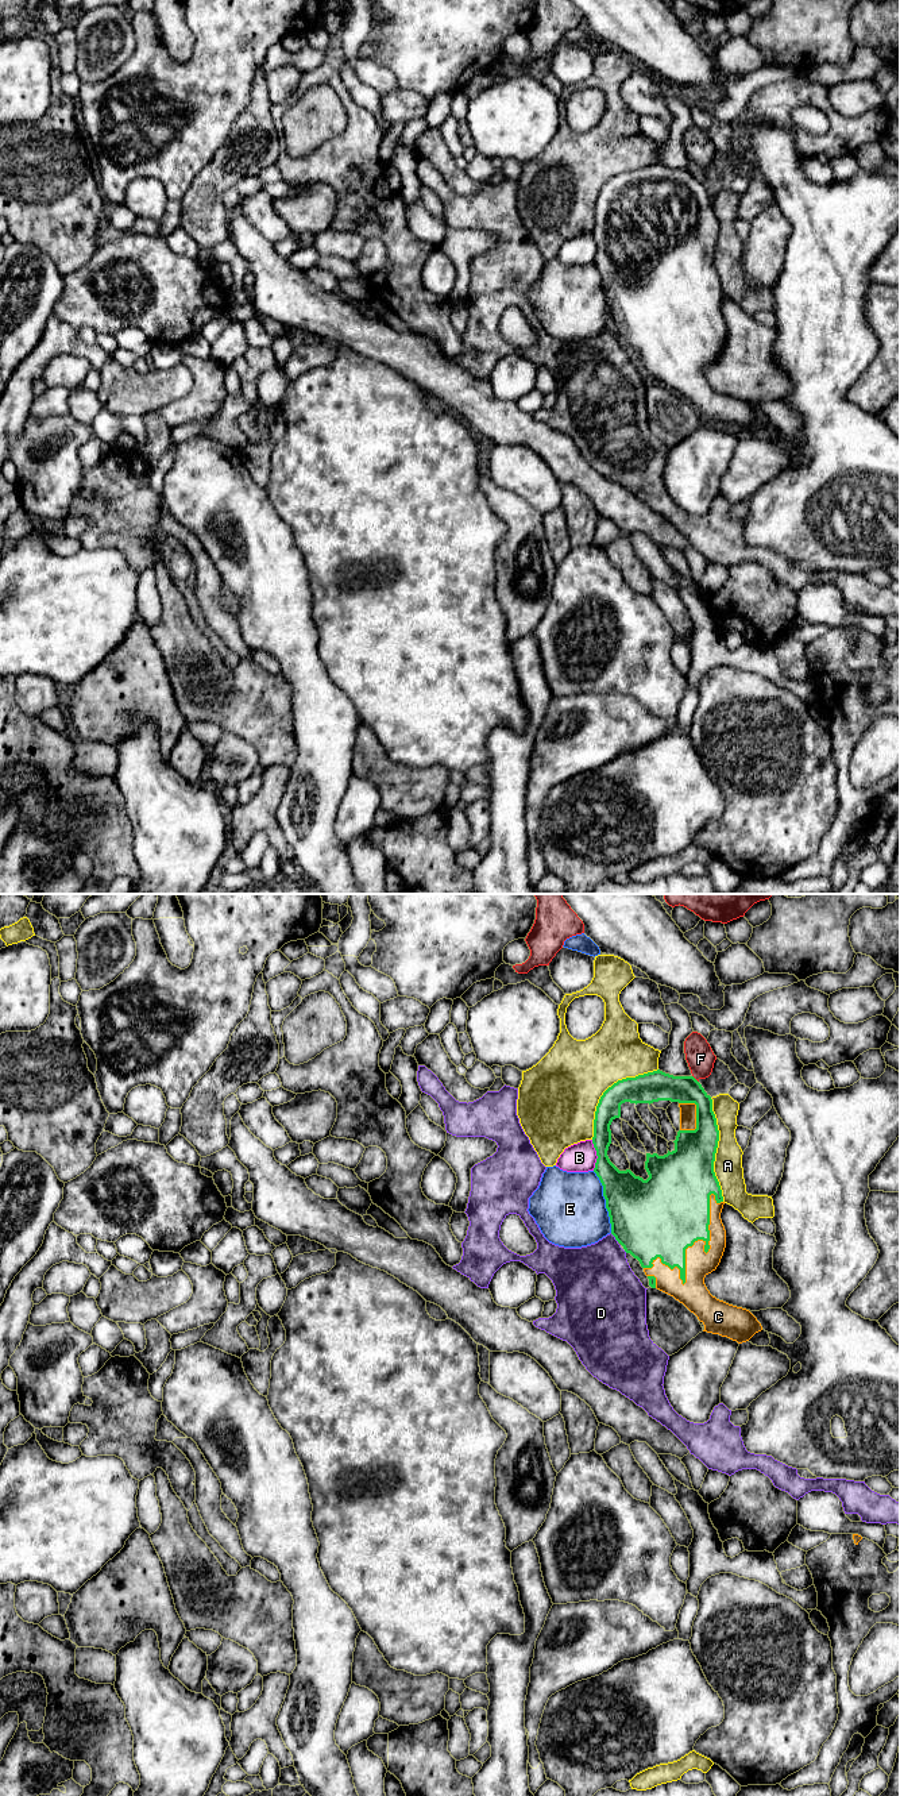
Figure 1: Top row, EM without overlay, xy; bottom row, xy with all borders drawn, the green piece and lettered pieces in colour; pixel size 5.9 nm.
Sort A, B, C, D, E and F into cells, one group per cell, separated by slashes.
A / B / C / D / E / F

